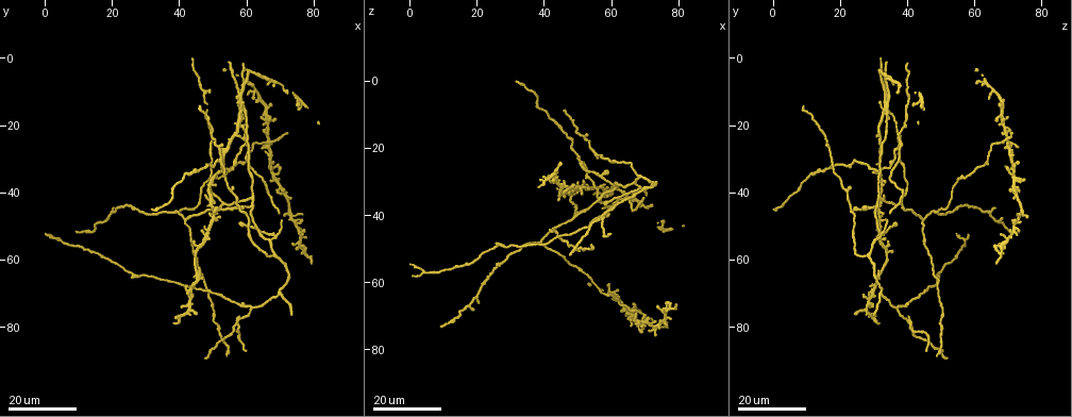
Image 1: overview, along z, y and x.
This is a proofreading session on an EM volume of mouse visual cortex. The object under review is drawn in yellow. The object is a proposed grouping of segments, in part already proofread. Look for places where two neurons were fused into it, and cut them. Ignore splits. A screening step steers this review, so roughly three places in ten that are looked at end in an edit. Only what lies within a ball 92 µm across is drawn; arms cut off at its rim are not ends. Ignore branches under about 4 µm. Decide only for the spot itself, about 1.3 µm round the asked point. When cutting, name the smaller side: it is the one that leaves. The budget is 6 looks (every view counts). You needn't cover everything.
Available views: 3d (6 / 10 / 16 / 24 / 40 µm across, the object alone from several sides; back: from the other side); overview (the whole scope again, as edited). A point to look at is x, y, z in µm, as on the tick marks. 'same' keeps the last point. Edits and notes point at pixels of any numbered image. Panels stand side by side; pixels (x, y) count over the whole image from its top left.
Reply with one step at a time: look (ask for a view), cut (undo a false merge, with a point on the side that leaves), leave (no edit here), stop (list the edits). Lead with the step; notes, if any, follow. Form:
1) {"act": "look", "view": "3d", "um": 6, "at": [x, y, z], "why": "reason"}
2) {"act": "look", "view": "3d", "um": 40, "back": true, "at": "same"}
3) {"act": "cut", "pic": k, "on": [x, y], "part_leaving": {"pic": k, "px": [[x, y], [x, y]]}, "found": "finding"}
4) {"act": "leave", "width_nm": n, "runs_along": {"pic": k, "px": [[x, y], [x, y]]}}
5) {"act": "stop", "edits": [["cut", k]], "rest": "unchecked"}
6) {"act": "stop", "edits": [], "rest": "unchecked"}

{"act": "look", "view": "3d", "um": 16, "at": [58.0, 79.5, 40.5]}

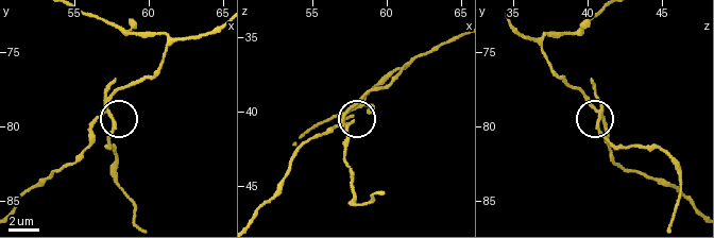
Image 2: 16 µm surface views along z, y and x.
{"act": "look", "view": "3d", "um": 10, "at": [57.2, 79.2, 40.8]}

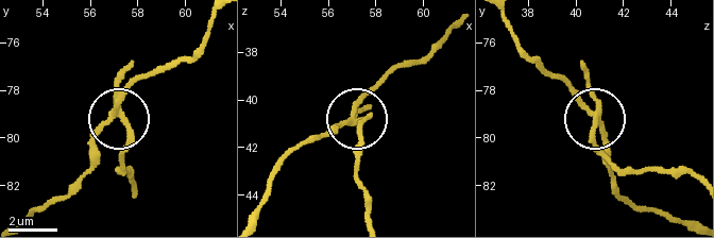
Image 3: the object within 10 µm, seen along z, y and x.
{"act": "cut", "pic": 3, "on": [126, 151], "arms": 3, "part_leaving": {"pic": 3, "px": [[598, 118], [594, 140], [623, 169], [683, 171], [696, 177]]}, "found": "two neurons meet here"}

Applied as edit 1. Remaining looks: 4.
{"act": "look", "view": "3d", "um": 16, "at": [61.0, 74.0, 37.0], "why": "a fork"}

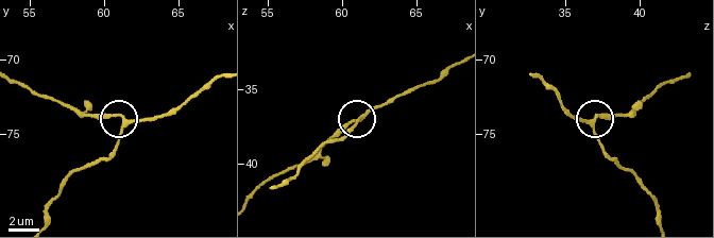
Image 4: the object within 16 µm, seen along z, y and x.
{"act": "look", "view": "3d", "um": 6, "at": [61.4, 74.0, 37.0], "why": "closer look"}

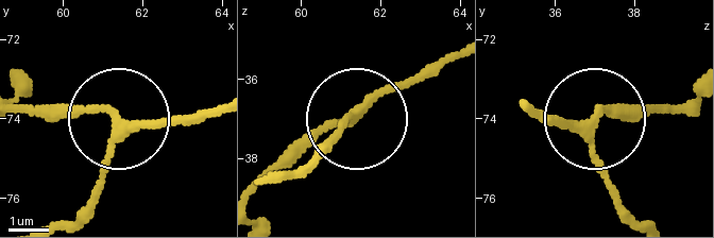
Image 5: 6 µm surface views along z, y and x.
{"act": "leave", "width_nm": 180, "found": "all the same neuron"}

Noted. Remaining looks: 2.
{"act": "look", "view": "3d", "um": 16, "at": [61.0, 43.5, 31.0], "why": "branch point"}

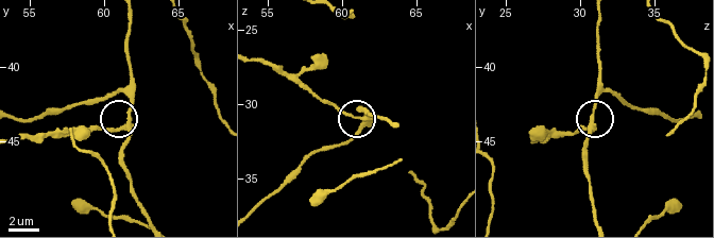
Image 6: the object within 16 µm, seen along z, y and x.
{"act": "look", "view": "3d", "um": 6, "at": [61.4, 44.2, 31.0]}

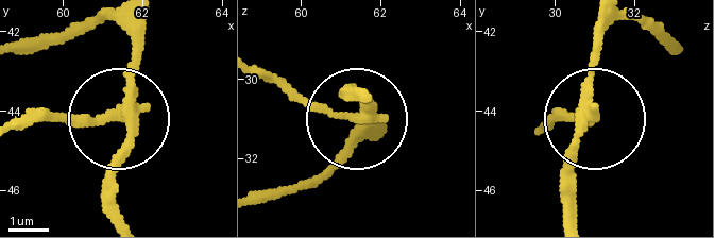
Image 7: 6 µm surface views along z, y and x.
{"act": "cut", "pic": 7, "on": [67, 119], "side_arm_um": 15, "arms": 3, "found": "a second neuron is stuck on"}

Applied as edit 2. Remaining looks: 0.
{"act": "stop", "edits": [["cut", 3], ["cut", 7]], "rest": "unchecked"}

